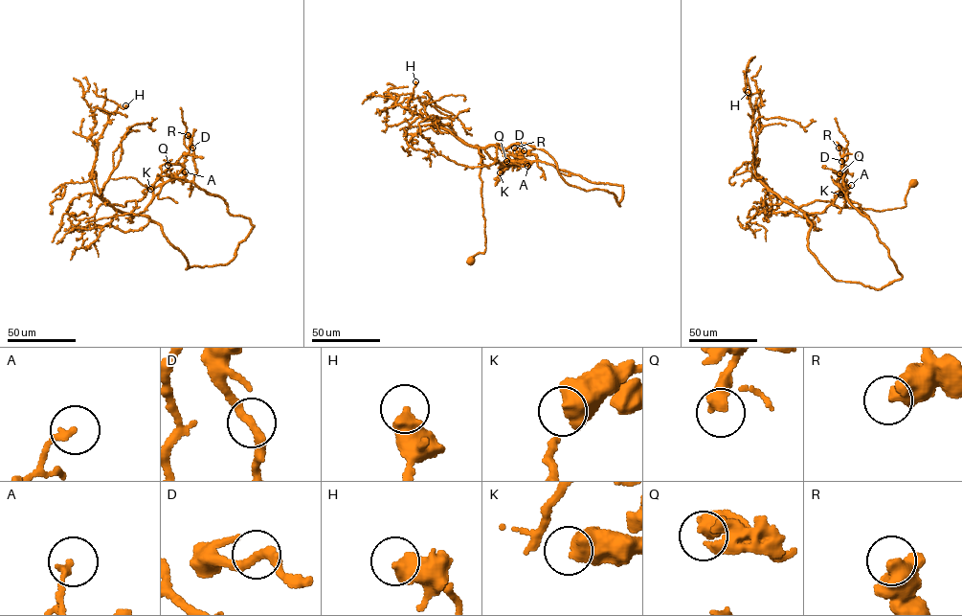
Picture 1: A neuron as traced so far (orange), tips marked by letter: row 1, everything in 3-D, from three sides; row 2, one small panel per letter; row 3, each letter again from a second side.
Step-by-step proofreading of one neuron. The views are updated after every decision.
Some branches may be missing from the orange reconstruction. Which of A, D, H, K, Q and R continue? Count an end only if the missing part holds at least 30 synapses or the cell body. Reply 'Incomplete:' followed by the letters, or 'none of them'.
Incomplete: none of them

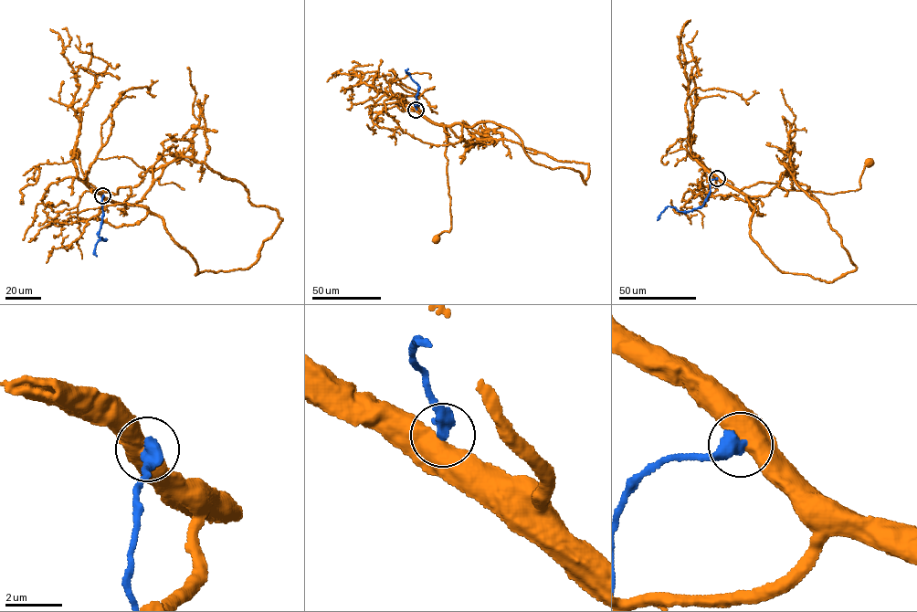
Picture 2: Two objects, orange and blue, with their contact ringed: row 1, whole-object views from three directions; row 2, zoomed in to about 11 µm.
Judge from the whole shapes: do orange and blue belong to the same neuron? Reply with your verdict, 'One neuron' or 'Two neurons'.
Two neurons

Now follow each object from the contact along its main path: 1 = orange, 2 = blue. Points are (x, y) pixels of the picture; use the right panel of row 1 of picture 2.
1: (717, 178), (742, 192), (764, 182), (775, 184), (784, 190), (832, 194), (860, 188), (860, 178), (869, 163)
2: (717, 178), (711, 181), (709, 195), (700, 207), (683, 212), (668, 206), (657, 220)

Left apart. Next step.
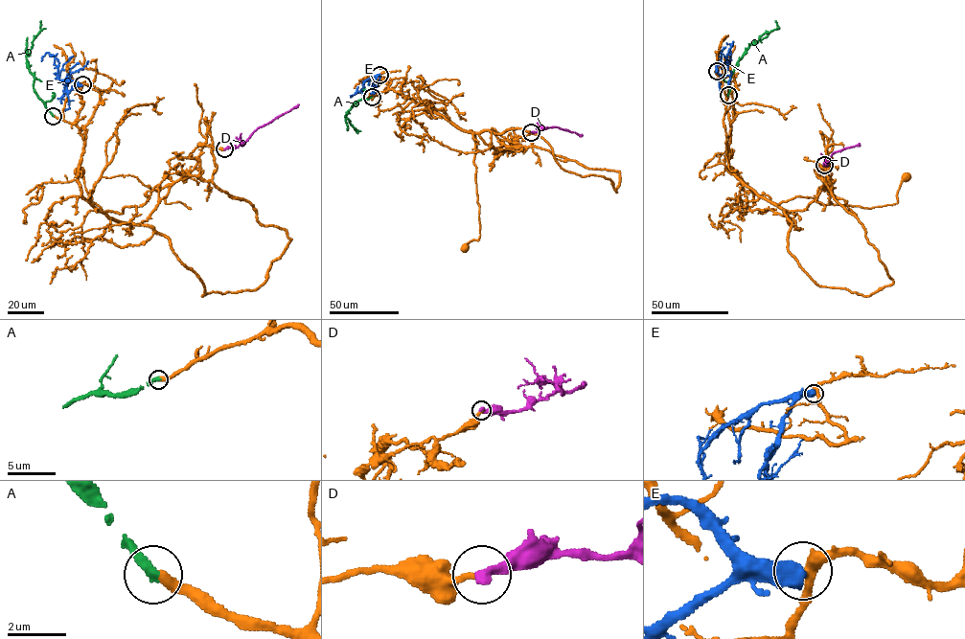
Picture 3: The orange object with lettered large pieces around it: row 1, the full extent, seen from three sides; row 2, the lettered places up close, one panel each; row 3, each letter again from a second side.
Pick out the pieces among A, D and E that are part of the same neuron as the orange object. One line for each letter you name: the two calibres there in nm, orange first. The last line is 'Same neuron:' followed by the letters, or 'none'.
A: 400 nm thick on the orange side, 360 nm on the other
Same neuron: A

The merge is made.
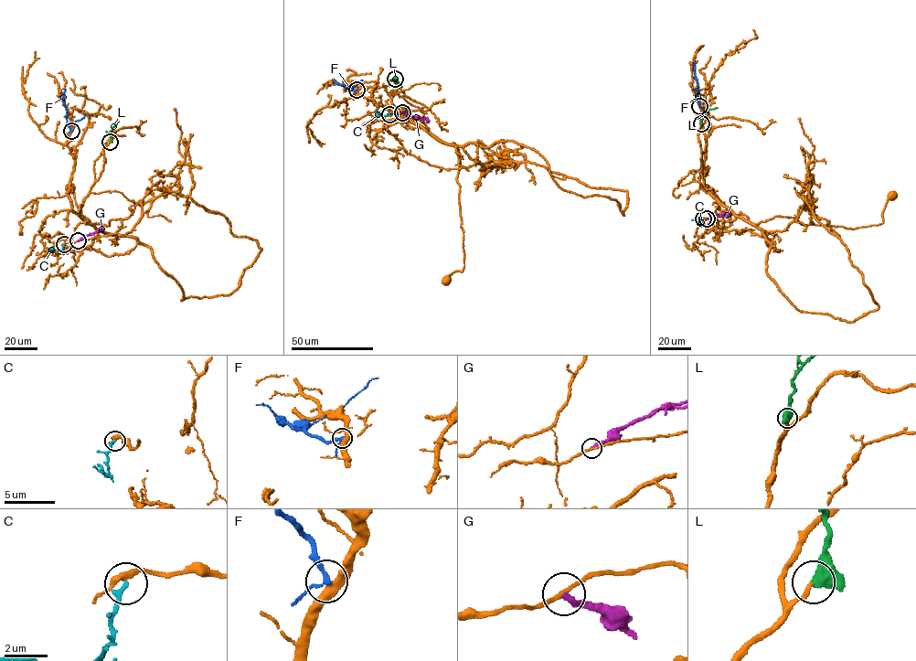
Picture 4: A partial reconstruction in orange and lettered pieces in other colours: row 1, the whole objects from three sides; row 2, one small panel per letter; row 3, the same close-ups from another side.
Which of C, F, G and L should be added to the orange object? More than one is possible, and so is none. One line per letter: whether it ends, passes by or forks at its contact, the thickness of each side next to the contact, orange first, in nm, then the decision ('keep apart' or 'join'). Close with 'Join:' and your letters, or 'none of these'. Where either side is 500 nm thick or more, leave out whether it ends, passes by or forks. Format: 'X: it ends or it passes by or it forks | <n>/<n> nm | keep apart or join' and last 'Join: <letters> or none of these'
C: it ends | 280/220 nm | keep apart
F: it passes by | 400/160 nm | keep apart
G: it ends | 150/240 nm | keep apart
L: it passes by | 200/440 nm | join
Join: L

